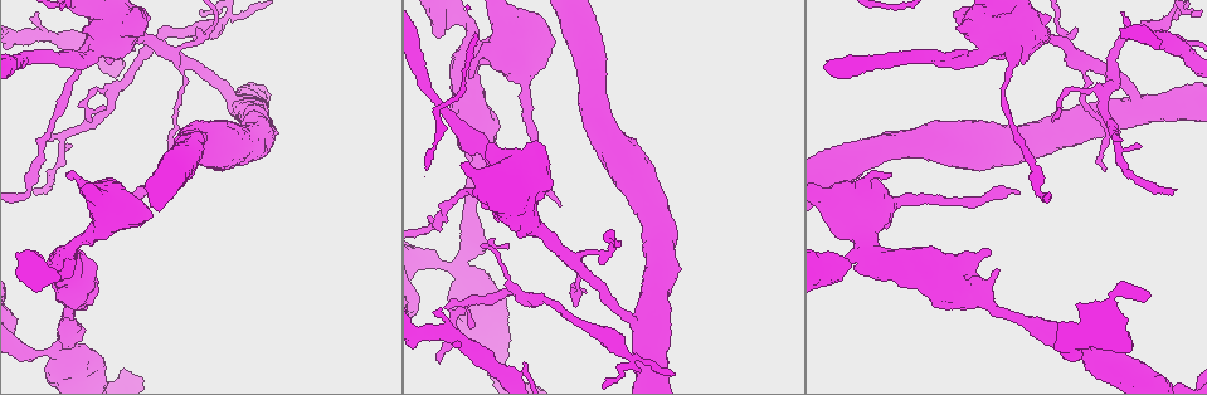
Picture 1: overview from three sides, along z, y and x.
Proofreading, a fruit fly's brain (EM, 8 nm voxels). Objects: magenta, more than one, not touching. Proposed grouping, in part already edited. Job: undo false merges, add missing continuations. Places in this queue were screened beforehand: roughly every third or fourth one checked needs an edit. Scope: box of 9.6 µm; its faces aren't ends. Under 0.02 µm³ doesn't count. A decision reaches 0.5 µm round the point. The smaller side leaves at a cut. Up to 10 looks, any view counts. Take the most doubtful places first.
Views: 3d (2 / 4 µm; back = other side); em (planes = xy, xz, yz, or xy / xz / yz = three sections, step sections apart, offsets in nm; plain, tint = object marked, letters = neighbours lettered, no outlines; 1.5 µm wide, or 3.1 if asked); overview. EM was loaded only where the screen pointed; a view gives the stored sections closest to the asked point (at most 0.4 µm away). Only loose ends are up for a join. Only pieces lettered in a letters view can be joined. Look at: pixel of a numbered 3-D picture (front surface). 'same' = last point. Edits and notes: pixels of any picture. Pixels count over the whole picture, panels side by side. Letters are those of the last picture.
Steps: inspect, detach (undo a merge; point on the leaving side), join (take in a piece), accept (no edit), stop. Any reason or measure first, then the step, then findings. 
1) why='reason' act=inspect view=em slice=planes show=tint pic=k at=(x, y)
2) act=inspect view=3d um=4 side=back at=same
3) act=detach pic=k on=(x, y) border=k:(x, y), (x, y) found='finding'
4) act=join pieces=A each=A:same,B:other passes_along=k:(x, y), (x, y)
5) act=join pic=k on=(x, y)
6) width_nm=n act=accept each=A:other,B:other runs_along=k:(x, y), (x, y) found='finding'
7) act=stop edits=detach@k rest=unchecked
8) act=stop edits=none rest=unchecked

why='branch stops here' act=inspect view=3d um=4 pic=1 at=(39, 190)

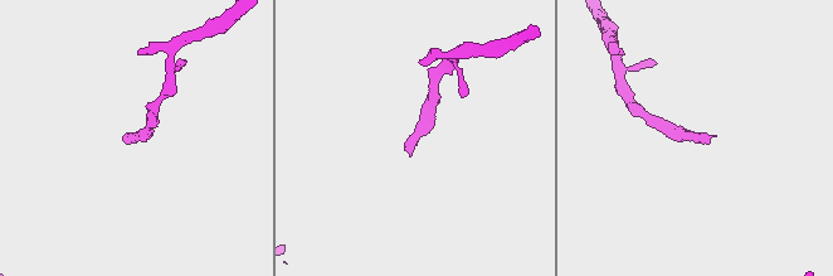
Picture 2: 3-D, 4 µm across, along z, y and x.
act=inspect view=em slice=yz step=4 show=letters pic=2 at=(410, 155)

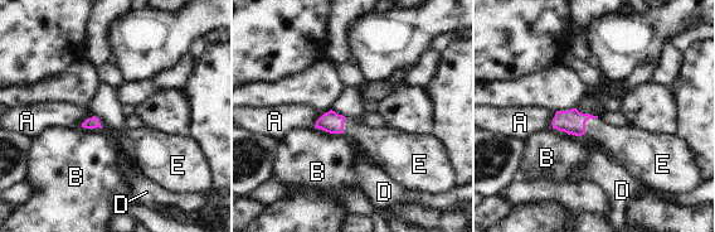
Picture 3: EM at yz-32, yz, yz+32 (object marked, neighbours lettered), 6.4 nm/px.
longest_contact=A:160nm act=join pic=3 on=(617, 143) each=A:other,B:other,D:other,E:same passes_along=3:(572, 121), (585, 121), (617, 143) found='the neuron continues'

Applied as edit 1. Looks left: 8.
act=inspect view=overview

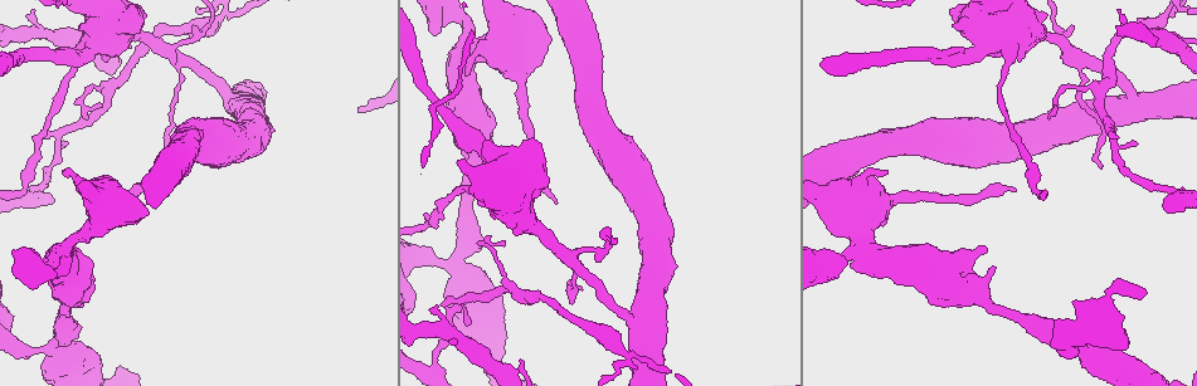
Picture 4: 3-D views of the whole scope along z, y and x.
why='looks like a crossing' act=inspect view=3d um=2 pic=4 at=(583, 270)

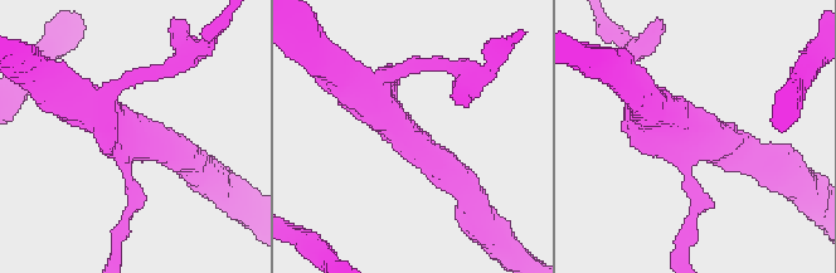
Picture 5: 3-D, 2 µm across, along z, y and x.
arms=4 act=inspect view=em slice=planes show=tint pic=5 at=(404, 134)

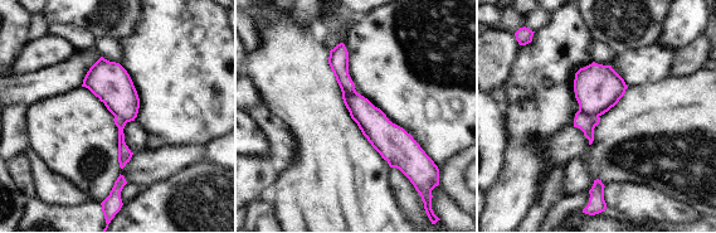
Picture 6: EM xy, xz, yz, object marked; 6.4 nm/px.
act=inspect view=em slice=planes show=letters at=same

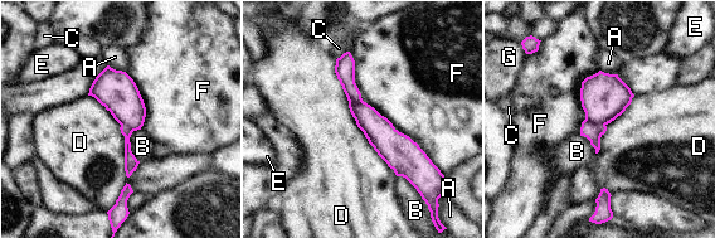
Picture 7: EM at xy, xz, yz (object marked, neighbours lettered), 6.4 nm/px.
act=detach pic=7 on=(593, 134) each=A:other,B:other,C:other,D:other,E:other,F:other,G:other part_leaving=7:(123, 129), (127, 132), (129, 171) found='a second neuron is stuck on'

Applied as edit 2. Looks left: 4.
act=inspect view=overview

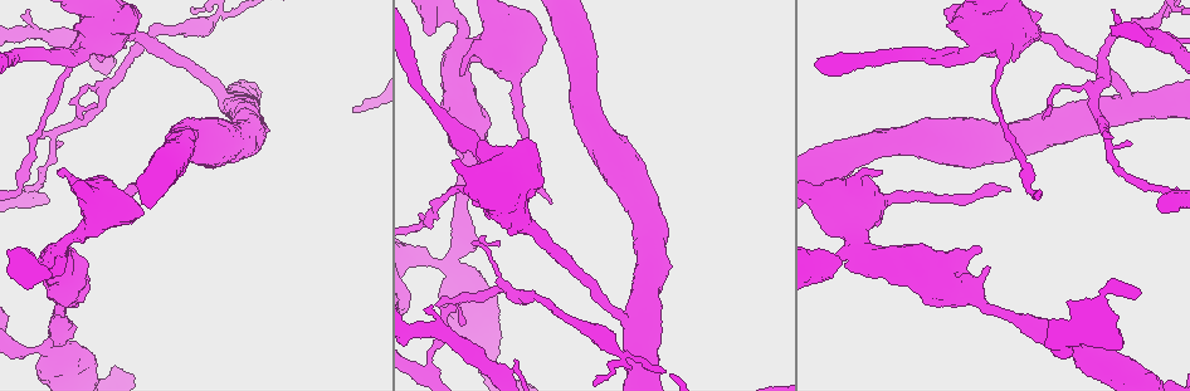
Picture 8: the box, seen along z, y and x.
why='long arm stops here' act=inspect view=3d um=2 pic=8 at=(1008, 190)

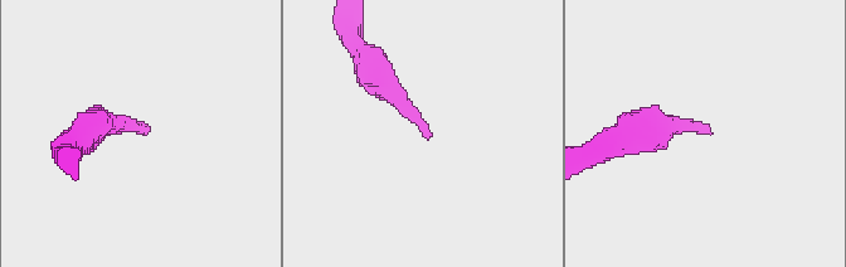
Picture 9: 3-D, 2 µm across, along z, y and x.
why='need the tissue' act=inspect view=em slice=planes show=letters pic=9 at=(147, 129)

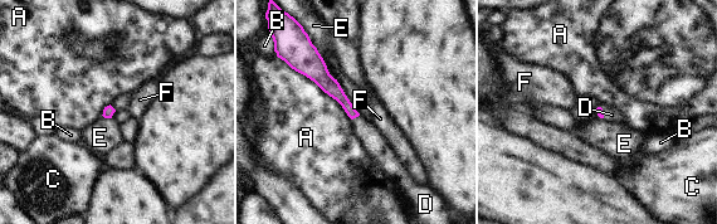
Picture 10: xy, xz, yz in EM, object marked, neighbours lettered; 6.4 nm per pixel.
act=join pic=10 on=(370, 137) each=A:other,B:other,C:other,D:same,E:other,F:other passes_along=10:(331, 87), (355, 117), (370, 137) found='the neuron continues'

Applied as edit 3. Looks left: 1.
act=stop edits=join@3,detach@7,join@10 rest=unchecked

